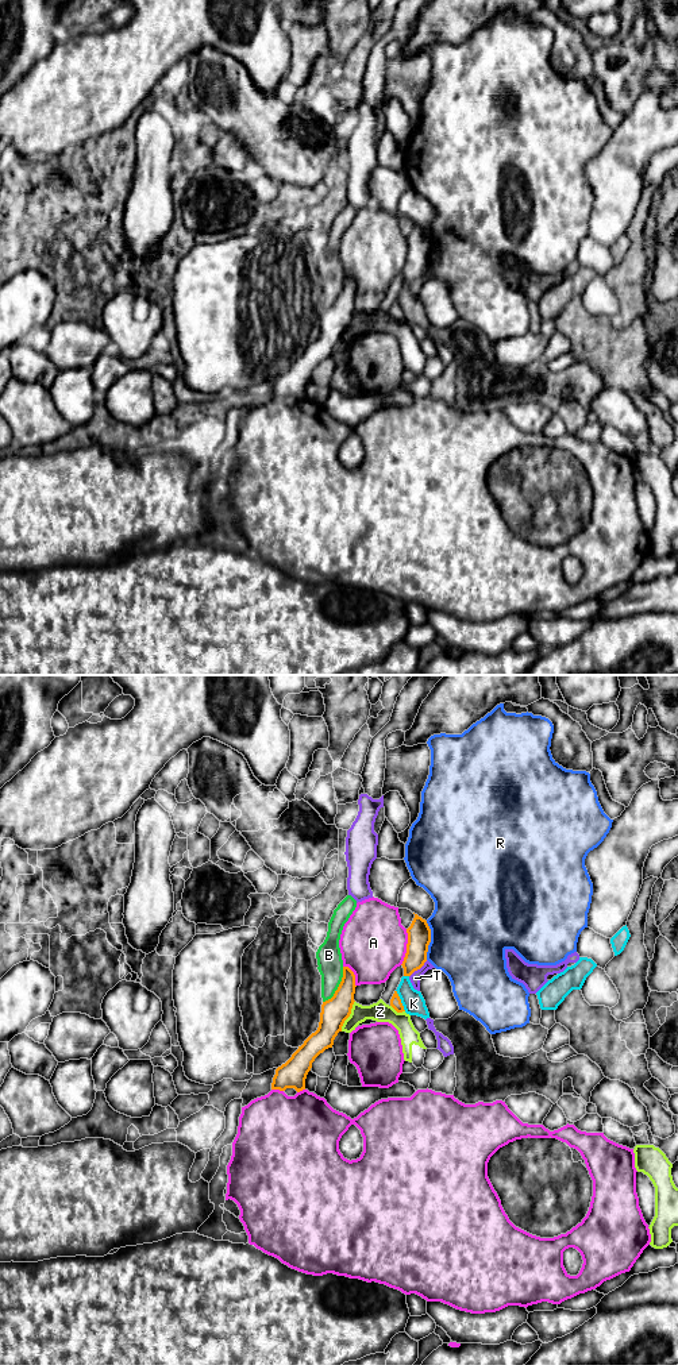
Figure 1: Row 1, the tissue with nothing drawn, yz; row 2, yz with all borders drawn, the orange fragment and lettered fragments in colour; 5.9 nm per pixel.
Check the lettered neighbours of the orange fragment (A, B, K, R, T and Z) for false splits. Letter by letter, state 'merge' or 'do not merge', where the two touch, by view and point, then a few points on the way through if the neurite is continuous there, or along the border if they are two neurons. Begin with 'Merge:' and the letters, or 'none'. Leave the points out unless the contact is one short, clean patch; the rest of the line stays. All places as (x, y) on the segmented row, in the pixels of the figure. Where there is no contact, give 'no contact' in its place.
Merge: none
A: do not merge; contact yz (407, 947)
B: do not merge; contact yz (339, 986)
K: do not merge; contact yz (400, 1001); border yz (396, 990), (405, 1010)
R: do not merge; contact yz (430, 940)
T: do not merge; contact yz (418, 968)
Z: do not merge; contact yz (349, 1015)

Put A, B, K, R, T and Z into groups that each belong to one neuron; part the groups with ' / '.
A / B / K / R / T / Z

